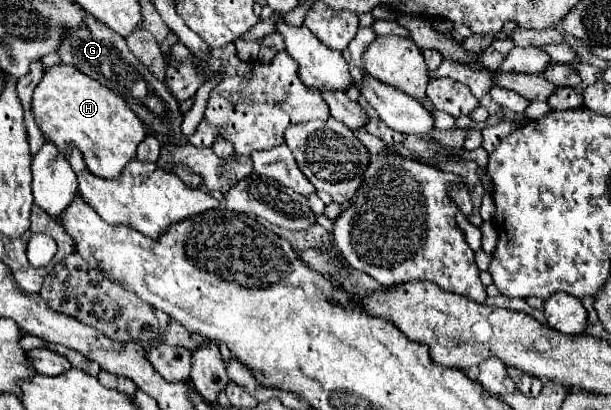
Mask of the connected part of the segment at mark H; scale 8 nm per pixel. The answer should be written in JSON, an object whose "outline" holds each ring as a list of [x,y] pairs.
{"outline":[[[67,64],[45,68],[43,80],[37,84],[33,92],[31,110],[39,130],[45,136],[45,142],[55,144],[63,152],[69,148],[77,148],[83,154],[87,170],[99,178],[119,178],[121,168],[135,158],[135,150],[139,142],[147,136],[143,122],[137,118],[137,114],[127,106],[127,102],[121,96],[117,96],[113,90],[101,86],[97,80],[91,80],[89,76]]]}

